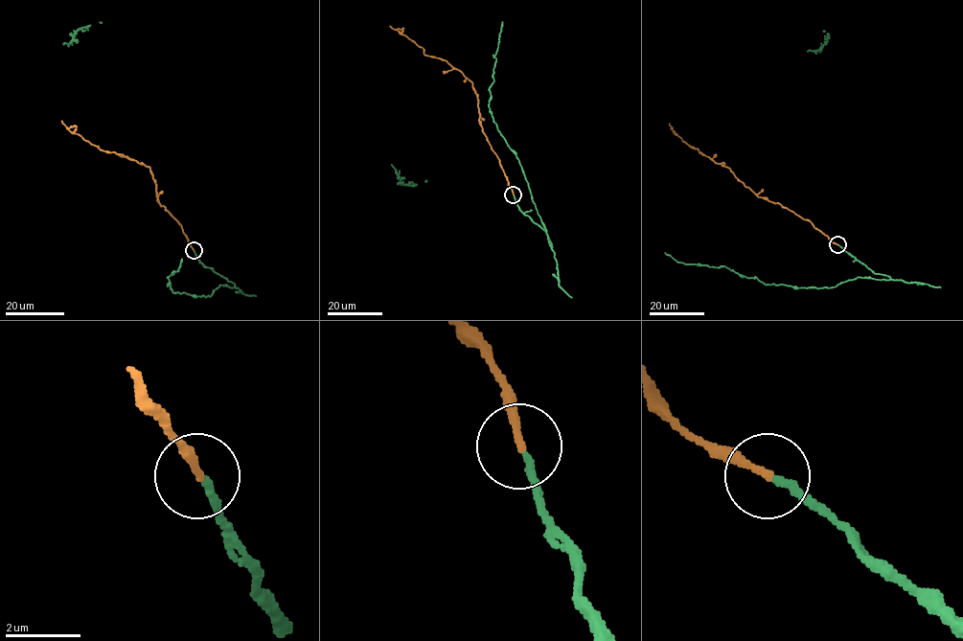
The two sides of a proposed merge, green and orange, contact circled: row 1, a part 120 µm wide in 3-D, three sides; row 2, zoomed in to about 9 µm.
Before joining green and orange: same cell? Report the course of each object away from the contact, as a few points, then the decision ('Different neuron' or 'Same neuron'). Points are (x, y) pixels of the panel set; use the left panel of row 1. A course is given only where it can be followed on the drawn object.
Course of green: (194, 250), (206, 266), (235, 286), (220, 285), (205, 297), (172, 292), (168, 278), (182, 258). Course of orange: (194, 250), (178, 222), (158, 202), (149, 168), (121, 154), (101, 150), (72, 133), (61, 121). Same neuron

